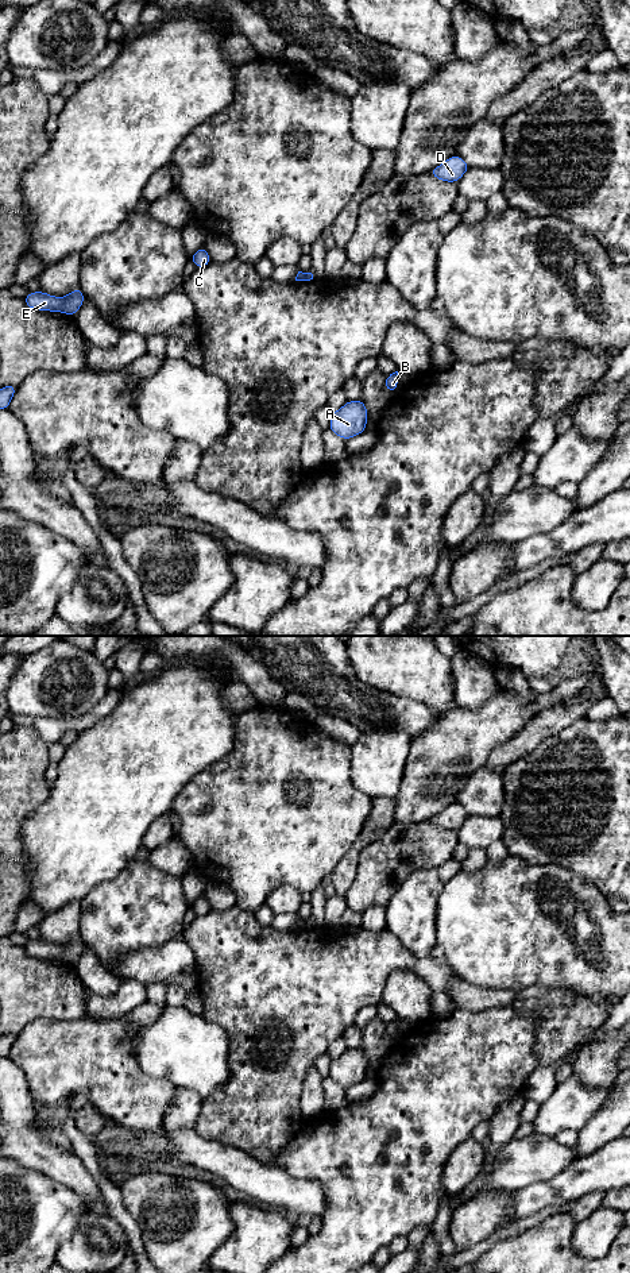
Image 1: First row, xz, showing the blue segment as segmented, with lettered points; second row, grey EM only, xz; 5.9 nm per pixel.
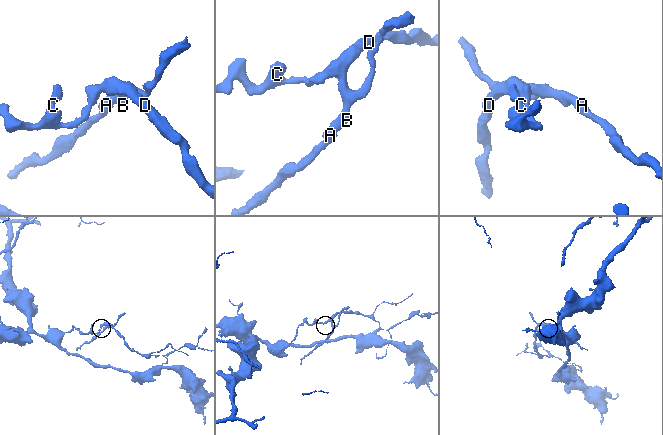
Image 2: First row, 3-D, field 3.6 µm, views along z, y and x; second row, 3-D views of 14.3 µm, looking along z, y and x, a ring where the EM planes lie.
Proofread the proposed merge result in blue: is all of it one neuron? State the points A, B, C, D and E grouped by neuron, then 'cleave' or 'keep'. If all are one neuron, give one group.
A B D / C E | cleave

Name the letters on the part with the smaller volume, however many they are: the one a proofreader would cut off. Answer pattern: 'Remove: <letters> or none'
Remove: A, B, D

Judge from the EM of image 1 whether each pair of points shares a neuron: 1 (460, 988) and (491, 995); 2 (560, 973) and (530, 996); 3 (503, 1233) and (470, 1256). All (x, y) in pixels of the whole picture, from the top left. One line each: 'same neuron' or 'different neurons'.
1: same neuron
2: different neurons
3: same neuron

